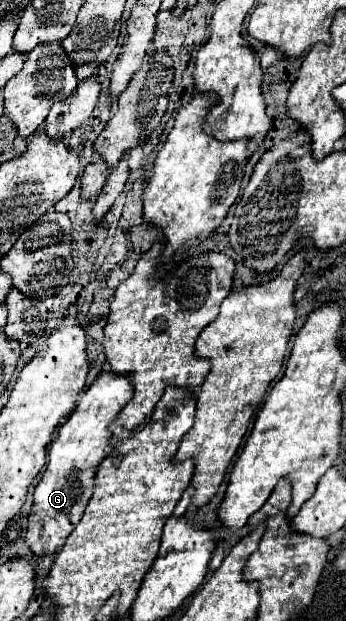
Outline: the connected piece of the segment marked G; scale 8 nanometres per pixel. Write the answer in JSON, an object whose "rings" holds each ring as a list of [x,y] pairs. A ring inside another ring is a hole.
{"rings":[[[102,370],[86,388],[70,418],[60,426],[48,452],[48,464],[34,488],[34,504],[28,516],[26,544],[34,554],[54,554],[64,546],[70,532],[78,526],[84,508],[92,496],[94,478],[100,462],[108,456],[112,432],[108,426],[118,418],[132,398],[132,374],[114,374]]]}

